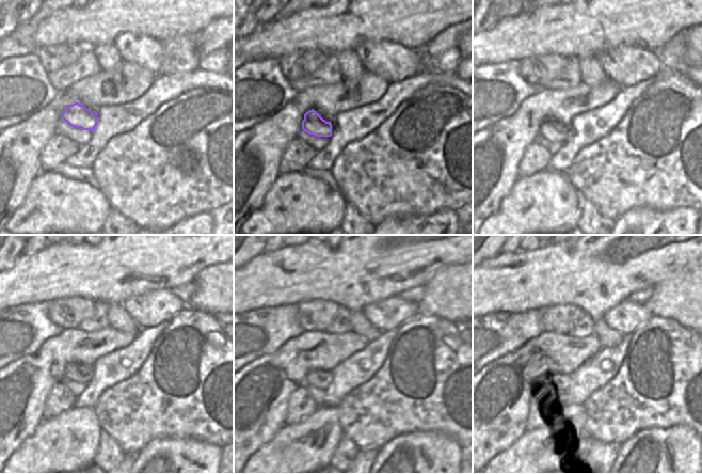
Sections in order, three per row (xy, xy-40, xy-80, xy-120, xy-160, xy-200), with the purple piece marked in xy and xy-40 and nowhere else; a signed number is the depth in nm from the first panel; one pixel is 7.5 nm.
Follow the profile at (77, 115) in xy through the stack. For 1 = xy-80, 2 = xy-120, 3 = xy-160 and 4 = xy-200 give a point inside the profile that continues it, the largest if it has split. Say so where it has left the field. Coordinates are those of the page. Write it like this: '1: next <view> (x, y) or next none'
1: next xy-80 (552, 130)
2: next xy-120 (75, 372)
3: next xy-160 (317, 378)
4: next xy-200 (559, 382)

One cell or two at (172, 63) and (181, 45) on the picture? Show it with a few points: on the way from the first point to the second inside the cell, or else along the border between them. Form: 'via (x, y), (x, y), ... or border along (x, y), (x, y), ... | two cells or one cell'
via (176, 59), (180, 54), (181, 49) | one cell

